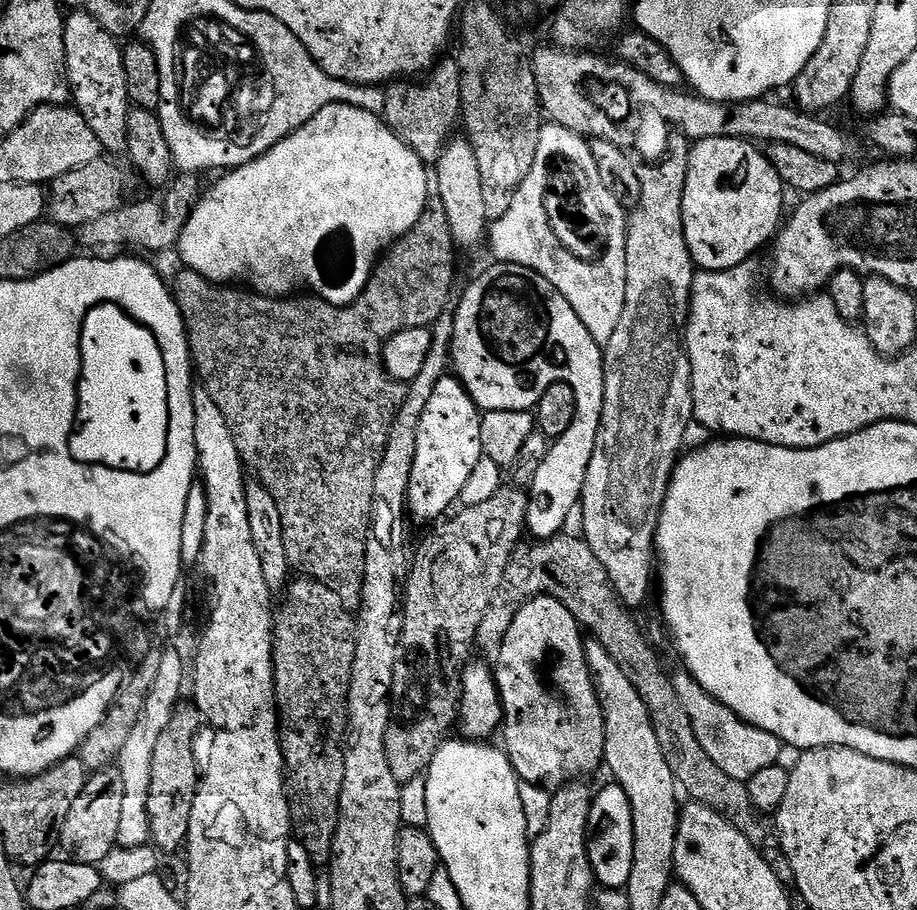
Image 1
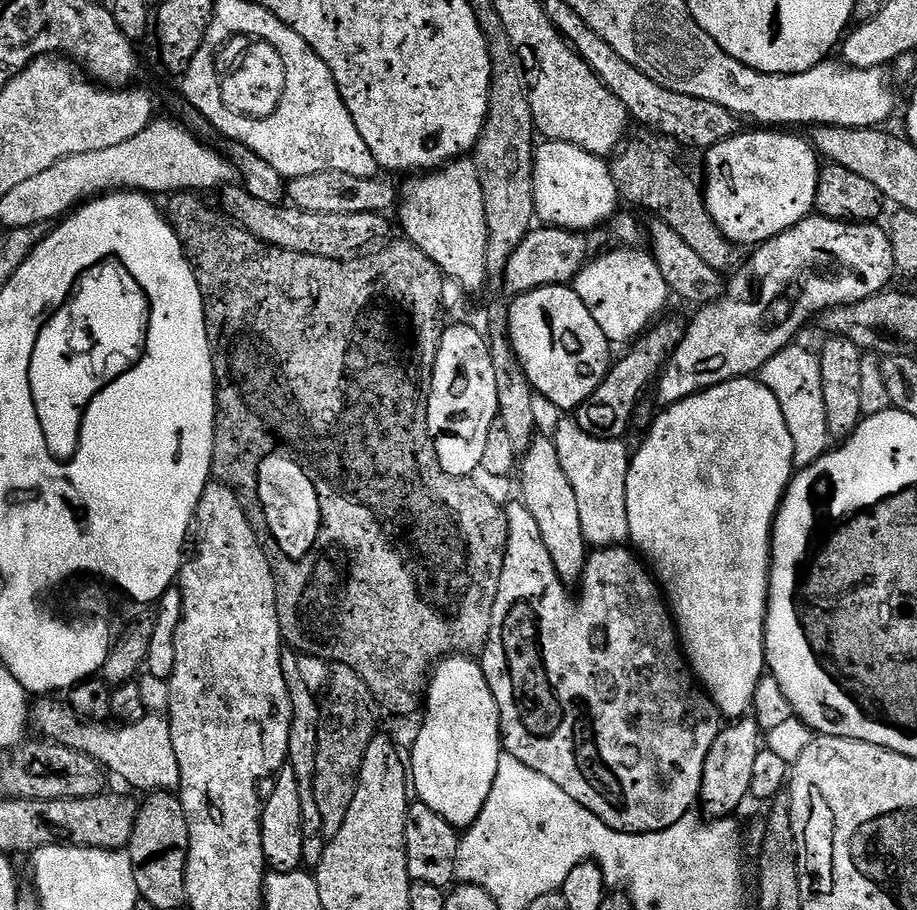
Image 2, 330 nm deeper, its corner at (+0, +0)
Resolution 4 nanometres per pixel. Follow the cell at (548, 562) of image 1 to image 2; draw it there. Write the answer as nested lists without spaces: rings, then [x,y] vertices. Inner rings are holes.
[[[191,190],[169,195],[167,197],[168,208],[166,207],[166,215],[173,230],[176,231],[177,238],[180,239],[180,244],[184,248],[186,258],[196,275],[196,281],[200,287],[202,302],[204,303],[204,317],[206,318],[208,341],[212,347],[212,365],[214,366],[214,374],[216,375],[216,429],[214,430],[212,470],[220,470],[219,474],[224,474],[226,472],[226,466],[250,466],[248,468],[248,474],[250,474],[250,470],[252,470],[252,474],[256,474],[254,516],[258,512],[258,522],[250,522],[250,526],[255,530],[258,542],[264,547],[266,558],[272,564],[272,570],[276,574],[276,605],[278,606],[278,622],[280,623],[280,635],[283,643],[287,647],[295,648],[297,653],[314,655],[327,662],[331,662],[333,665],[341,664],[350,670],[354,670],[354,674],[358,674],[358,678],[362,678],[362,682],[366,682],[366,686],[372,691],[372,696],[376,700],[377,705],[383,711],[385,708],[390,715],[412,716],[416,711],[417,715],[426,700],[425,692],[430,679],[430,673],[441,660],[450,656],[471,657],[473,654],[483,653],[484,645],[487,644],[488,635],[490,634],[492,611],[494,610],[494,602],[498,598],[498,586],[502,578],[504,555],[506,554],[506,546],[508,545],[508,520],[504,516],[504,508],[501,505],[495,504],[484,491],[478,490],[478,486],[471,478],[446,474],[446,470],[442,470],[442,466],[438,462],[438,454],[434,450],[432,435],[428,429],[428,391],[432,389],[434,362],[438,358],[438,346],[440,345],[440,339],[446,327],[446,321],[444,321],[446,319],[446,313],[444,303],[442,302],[442,286],[446,277],[440,271],[440,267],[434,262],[430,262],[430,258],[426,258],[426,254],[422,254],[422,250],[418,250],[418,246],[414,246],[407,238],[399,238],[400,240],[394,241],[393,244],[385,243],[383,247],[376,250],[381,250],[381,252],[373,251],[371,254],[364,254],[359,258],[350,260],[331,260],[330,258],[318,258],[310,254],[294,254],[290,250],[282,250],[281,248],[275,248],[266,242],[262,242],[254,234],[240,227],[239,224],[230,222],[229,217],[225,216],[219,207],[211,208],[204,199],[205,197],[203,195]],[[286,536],[294,536],[298,540],[304,540],[306,546],[308,546],[308,550],[304,554],[288,560],[286,552],[280,548],[282,544],[278,542],[278,540],[284,540]]]

